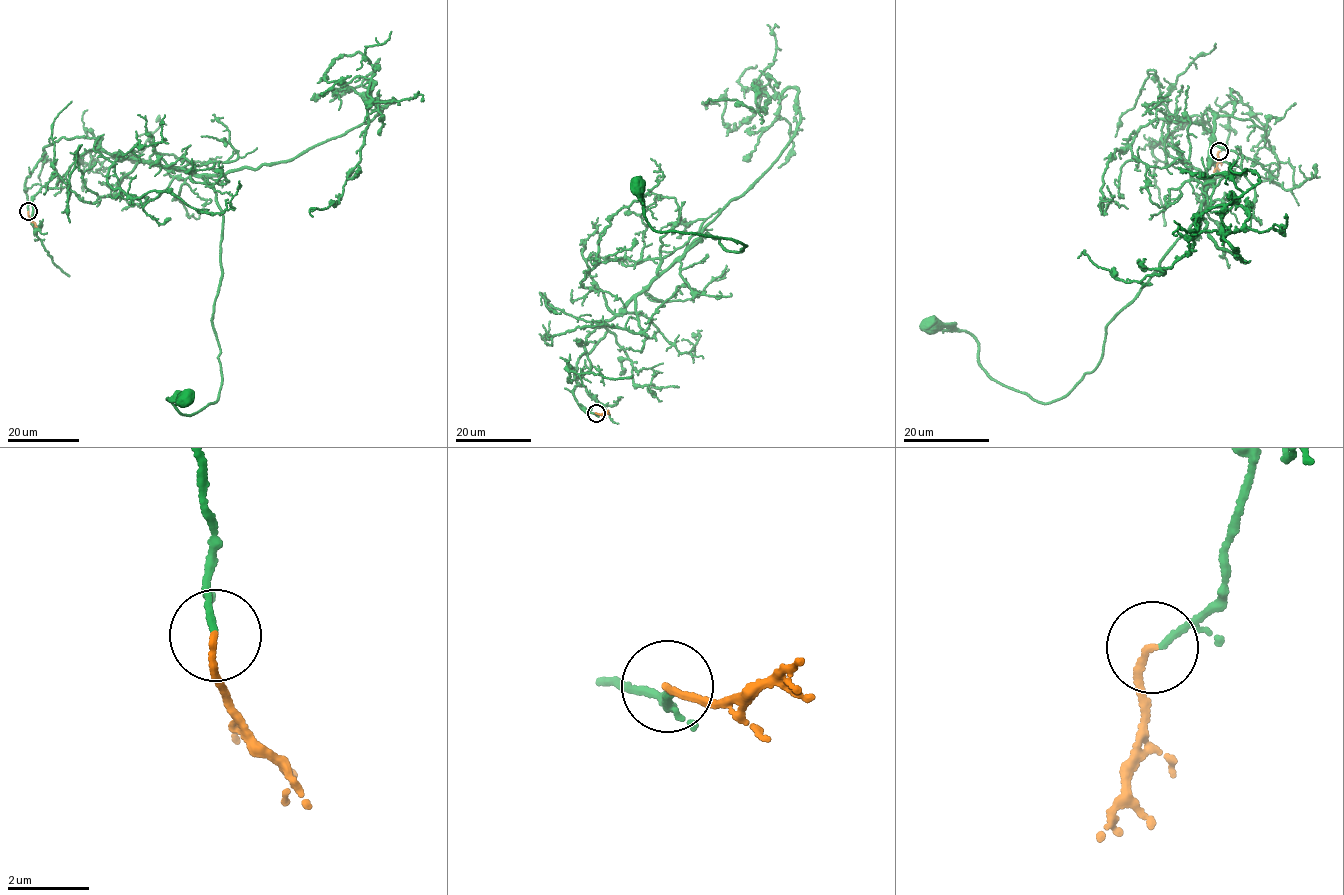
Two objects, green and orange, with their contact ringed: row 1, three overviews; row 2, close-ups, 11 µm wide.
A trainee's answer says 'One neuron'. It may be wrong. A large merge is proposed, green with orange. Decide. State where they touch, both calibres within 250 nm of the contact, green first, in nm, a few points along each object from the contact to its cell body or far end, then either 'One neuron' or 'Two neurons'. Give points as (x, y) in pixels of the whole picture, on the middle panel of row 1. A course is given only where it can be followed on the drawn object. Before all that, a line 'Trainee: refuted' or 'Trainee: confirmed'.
Trainee: confirmed
Place: (596, 413). Thickness 150 nm (green) against 150 nm. Course of green: (596, 413), (572, 392), (604, 321), (707, 233), (727, 251), (747, 245), (657, 231), (635, 184). Course of orange: (596, 413), (600, 414), (608, 410). One neuron

